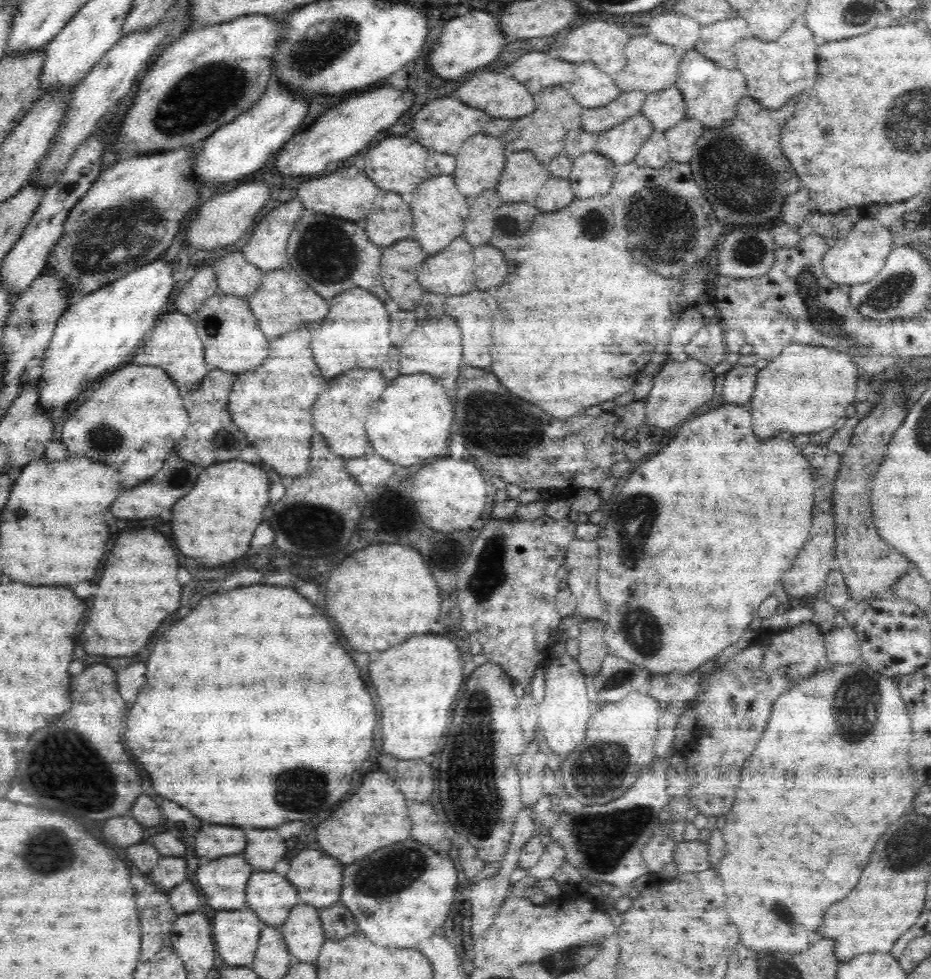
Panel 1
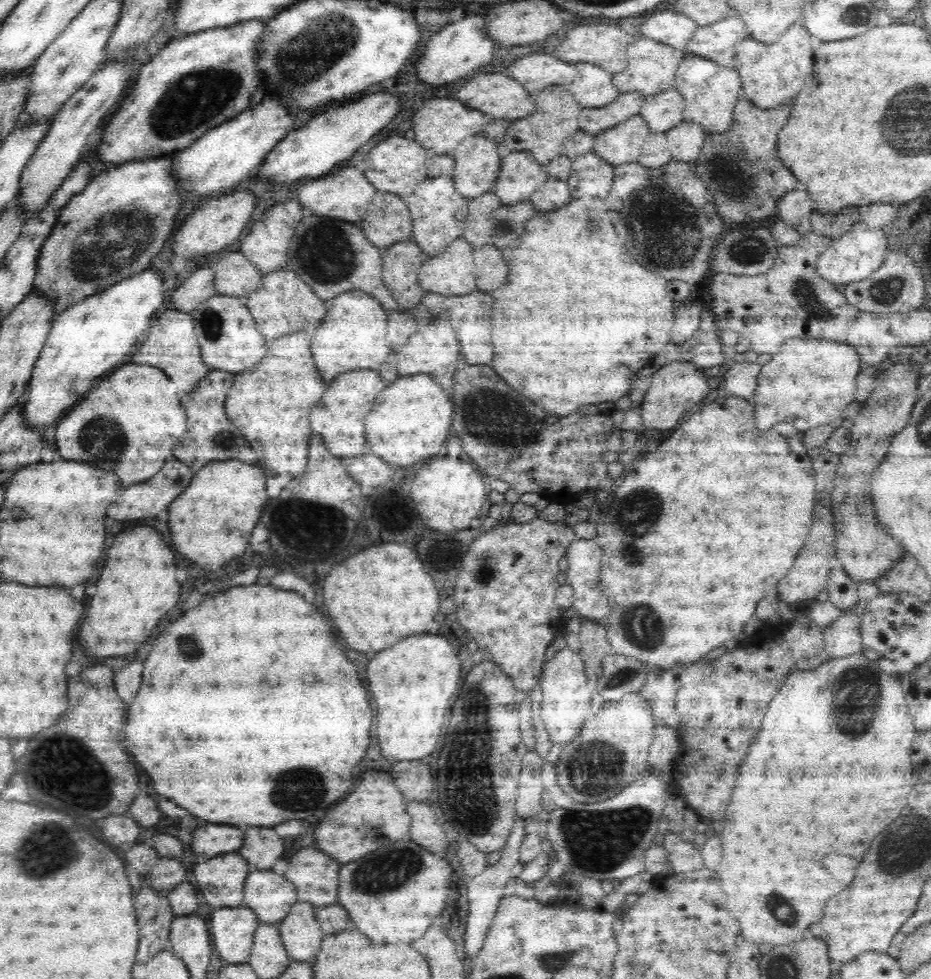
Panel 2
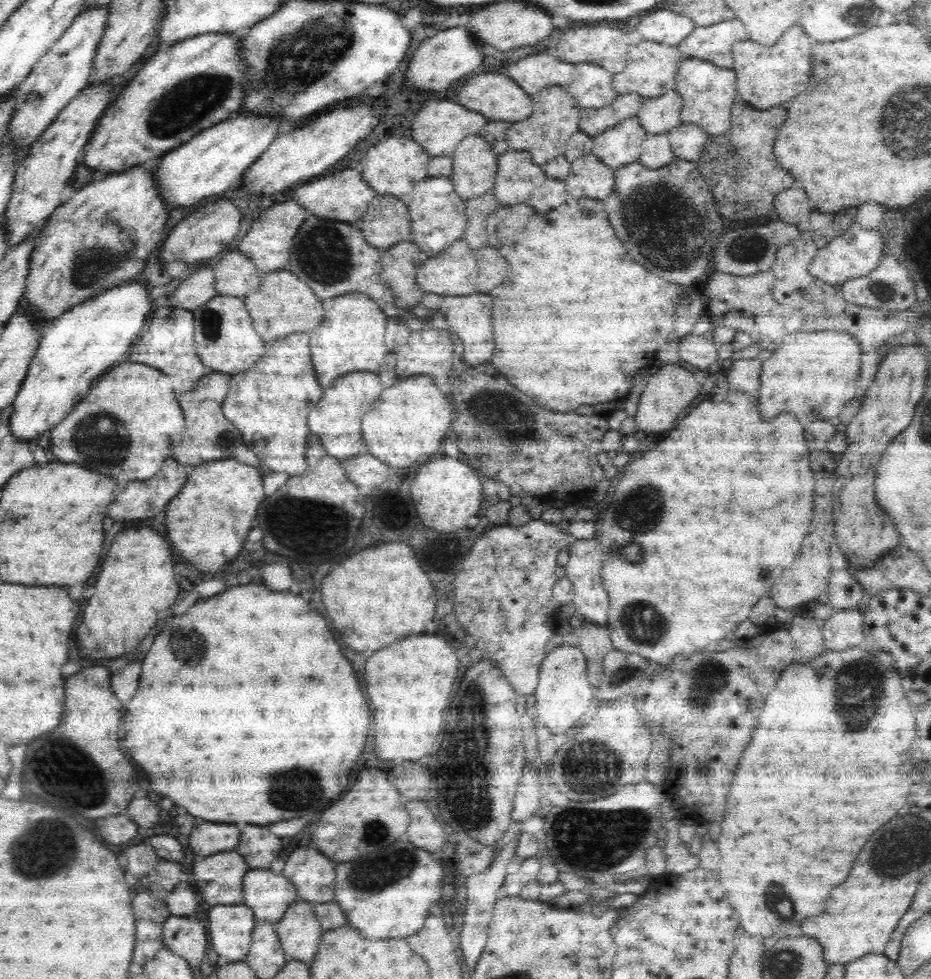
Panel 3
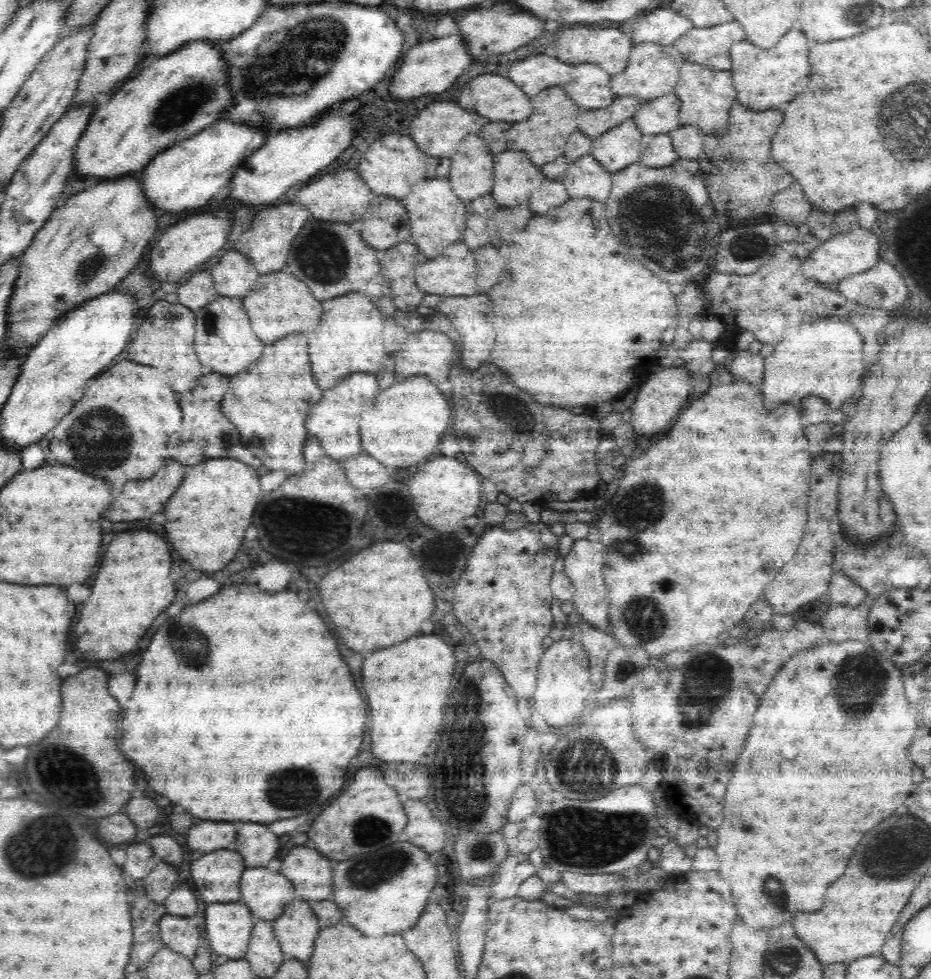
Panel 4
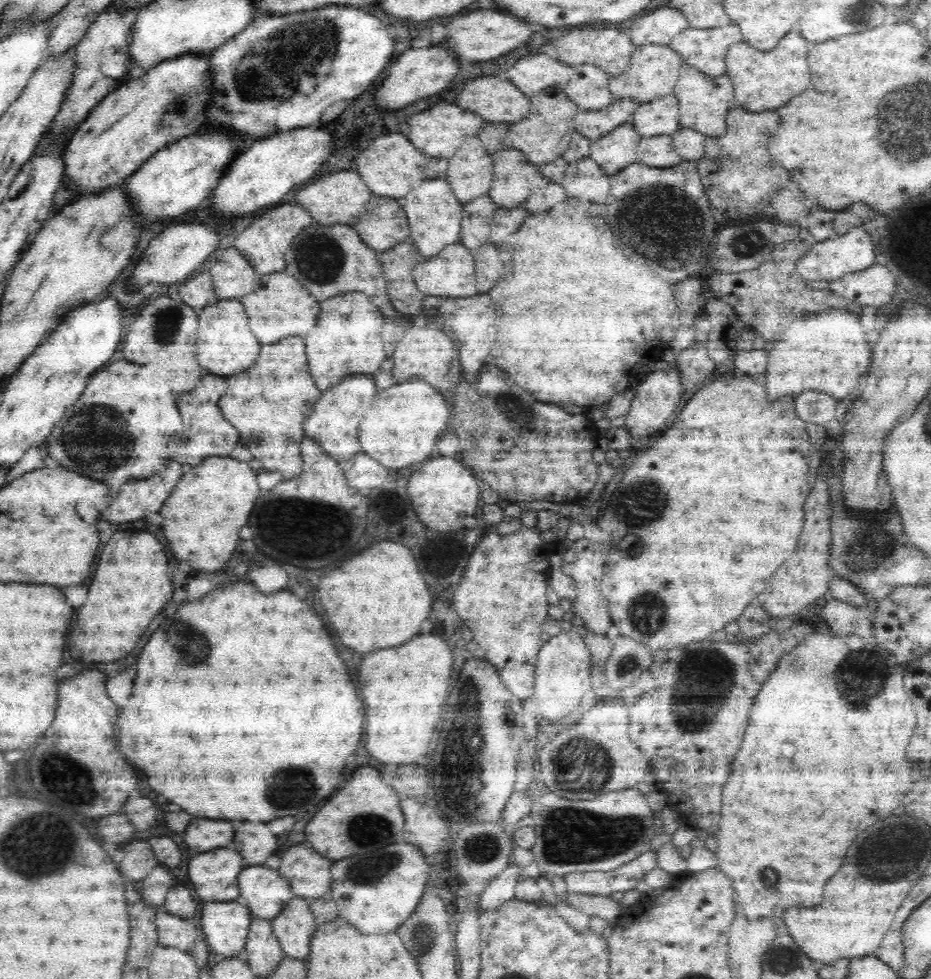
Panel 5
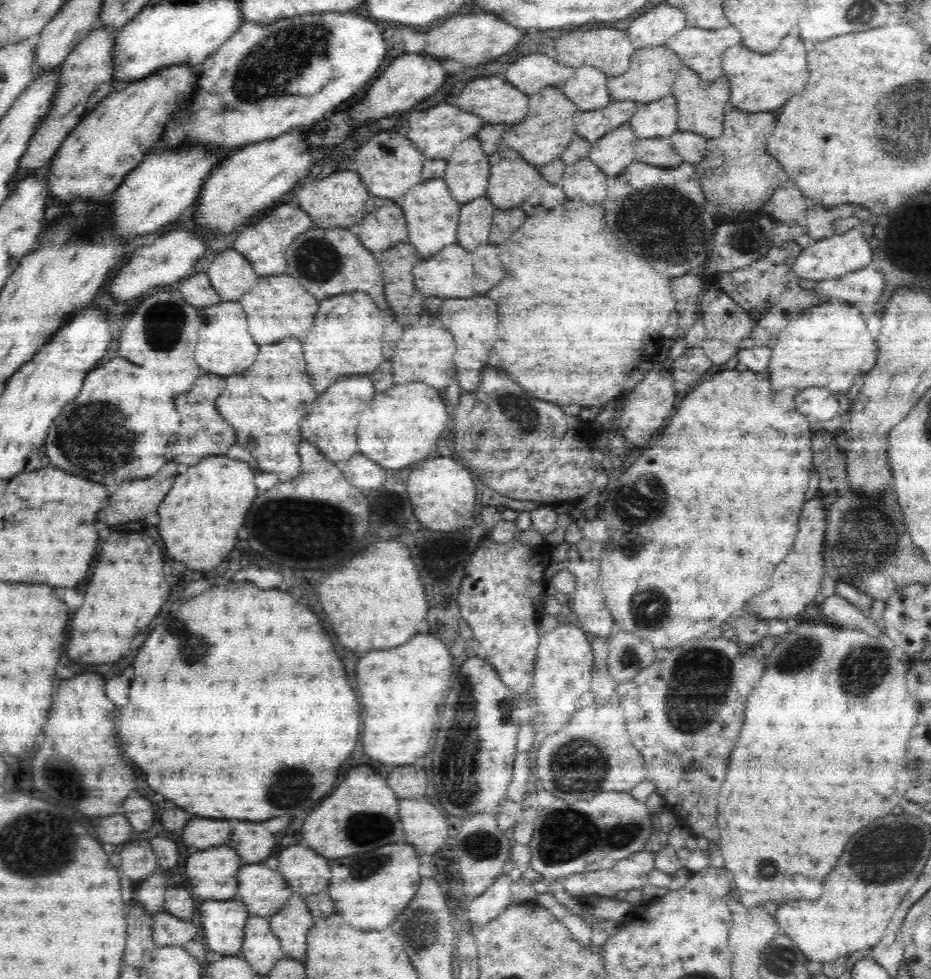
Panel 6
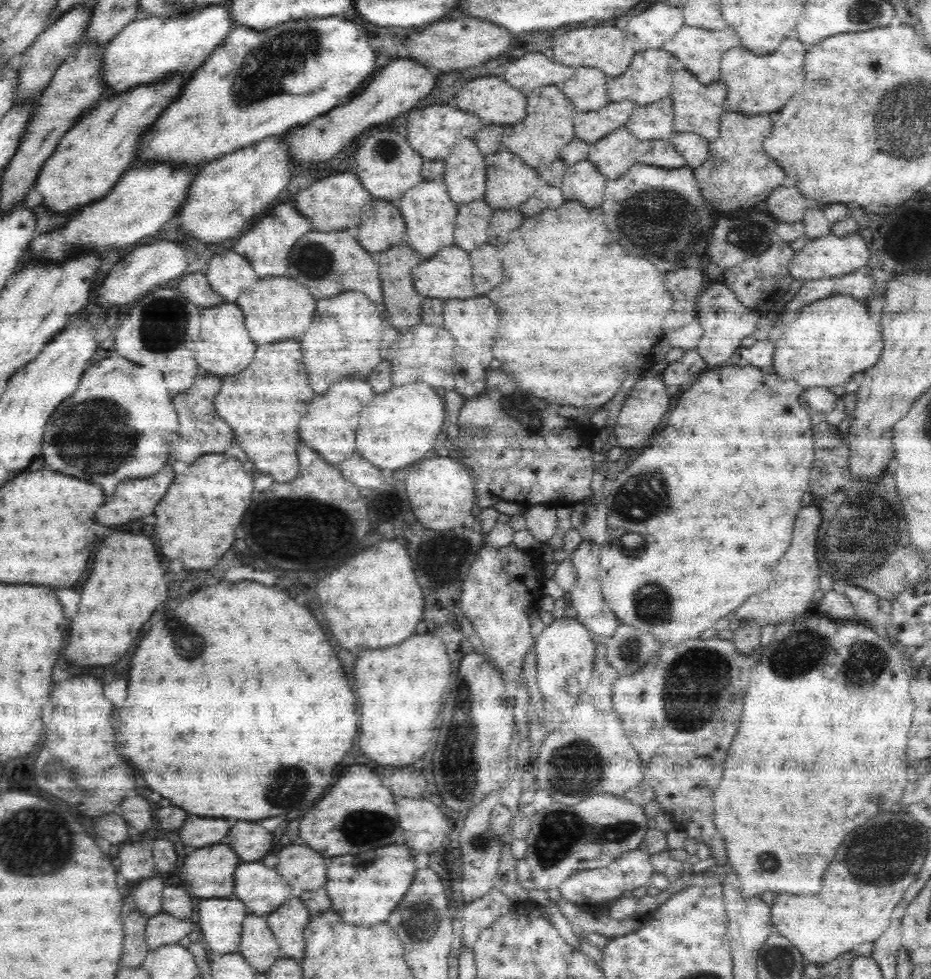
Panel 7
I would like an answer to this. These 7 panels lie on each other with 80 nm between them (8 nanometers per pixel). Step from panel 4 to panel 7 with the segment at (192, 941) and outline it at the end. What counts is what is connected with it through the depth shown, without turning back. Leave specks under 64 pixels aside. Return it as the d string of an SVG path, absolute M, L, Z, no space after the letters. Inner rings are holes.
M167 913L152 916L146 922L148 949L154 950L166 944L179 943L195 930L194 923L188 923Z

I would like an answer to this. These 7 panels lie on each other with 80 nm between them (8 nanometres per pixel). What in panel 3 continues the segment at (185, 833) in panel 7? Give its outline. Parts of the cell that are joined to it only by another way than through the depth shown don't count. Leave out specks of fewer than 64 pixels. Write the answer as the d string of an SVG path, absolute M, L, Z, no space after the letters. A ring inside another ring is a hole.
M200 824L190 834L190 848L196 854L208 856L222 850L232 850L240 840L240 830L234 824Z

